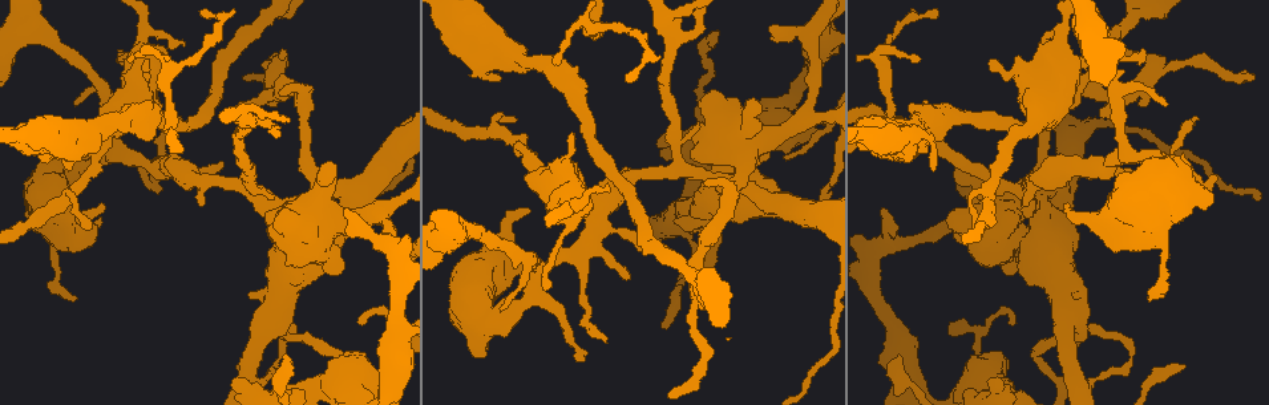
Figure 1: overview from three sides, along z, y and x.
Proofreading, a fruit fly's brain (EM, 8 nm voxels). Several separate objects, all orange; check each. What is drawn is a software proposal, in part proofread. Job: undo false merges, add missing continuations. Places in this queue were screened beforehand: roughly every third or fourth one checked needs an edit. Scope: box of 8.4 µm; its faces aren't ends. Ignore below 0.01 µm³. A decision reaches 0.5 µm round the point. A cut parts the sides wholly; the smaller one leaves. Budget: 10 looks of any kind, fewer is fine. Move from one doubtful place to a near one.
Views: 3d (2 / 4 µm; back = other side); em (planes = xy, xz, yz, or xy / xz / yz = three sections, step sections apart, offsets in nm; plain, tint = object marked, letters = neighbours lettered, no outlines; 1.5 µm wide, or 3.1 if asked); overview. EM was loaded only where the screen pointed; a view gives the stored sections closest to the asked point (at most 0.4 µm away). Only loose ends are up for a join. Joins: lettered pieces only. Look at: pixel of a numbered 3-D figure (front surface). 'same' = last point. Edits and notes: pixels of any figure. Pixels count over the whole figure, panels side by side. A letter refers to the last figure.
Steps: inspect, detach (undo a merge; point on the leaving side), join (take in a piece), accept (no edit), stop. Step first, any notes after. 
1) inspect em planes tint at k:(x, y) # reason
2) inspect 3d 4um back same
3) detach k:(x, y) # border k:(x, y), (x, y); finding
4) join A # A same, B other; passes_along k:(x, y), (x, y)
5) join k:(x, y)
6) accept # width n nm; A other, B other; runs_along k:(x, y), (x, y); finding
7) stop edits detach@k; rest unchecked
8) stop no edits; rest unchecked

inspect em xz step 8 tint at 1:(771, 28) # free end

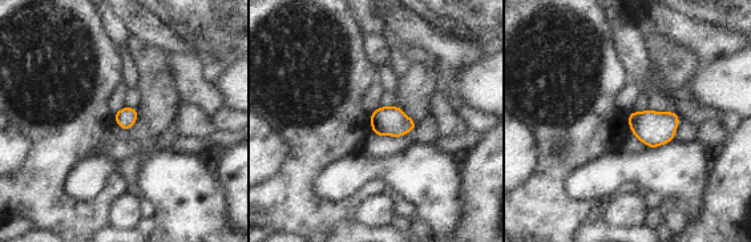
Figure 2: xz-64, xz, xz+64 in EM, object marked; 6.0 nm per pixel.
inspect em planes tint same

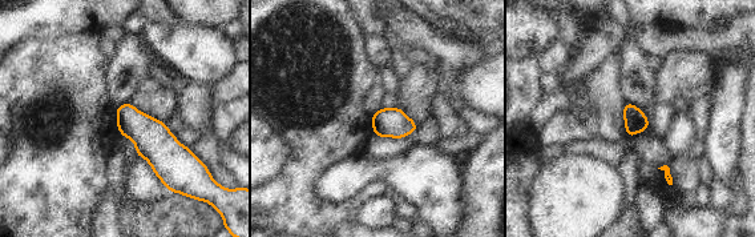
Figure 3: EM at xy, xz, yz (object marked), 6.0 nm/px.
inspect em planes letters same # see the neighbours

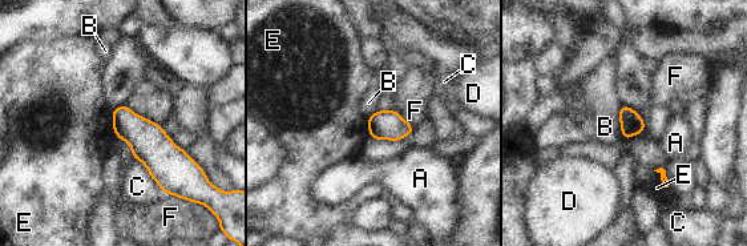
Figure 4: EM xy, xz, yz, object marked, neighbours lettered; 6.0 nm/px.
accept # A other, B other, C other, D other, E other, F other; border 4:(110, 111), (116, 136); none of them fits

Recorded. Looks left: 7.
inspect em xz step 8 tint at 1:(289, 18) # free end

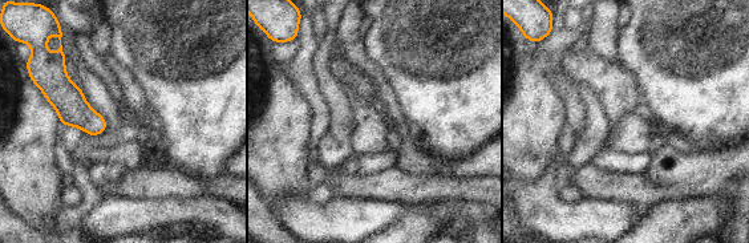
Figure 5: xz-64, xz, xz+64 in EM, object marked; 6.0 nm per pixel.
inspect em planes letters same

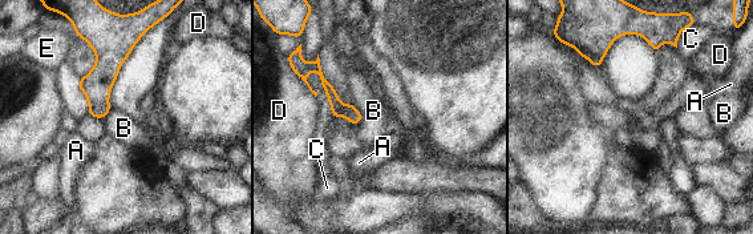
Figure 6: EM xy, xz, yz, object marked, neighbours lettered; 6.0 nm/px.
accept # A other, B other, C other, D other, E other; runs_along 6:(295, 65), (312, 67), (357, 118); no lettered piece goes on from it

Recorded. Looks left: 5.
inspect 3d 2um at 1:(698, 121)

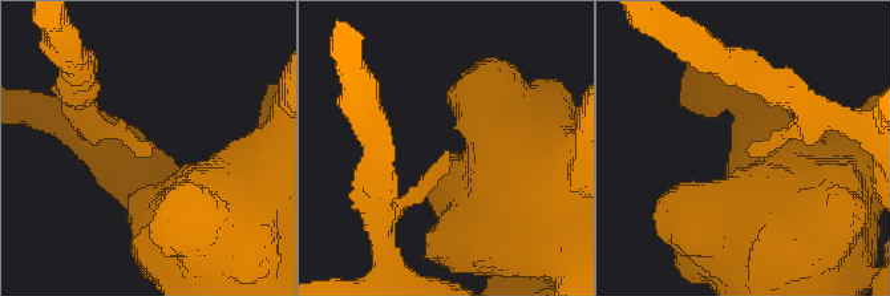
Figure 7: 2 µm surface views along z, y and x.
inspect em xy step 8 tint at 7:(154, 145) # shape alone is not enough

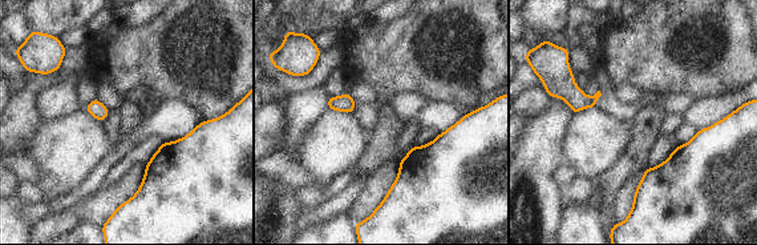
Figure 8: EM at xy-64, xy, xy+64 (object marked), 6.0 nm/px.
inspect em planes letters same # cut it another way

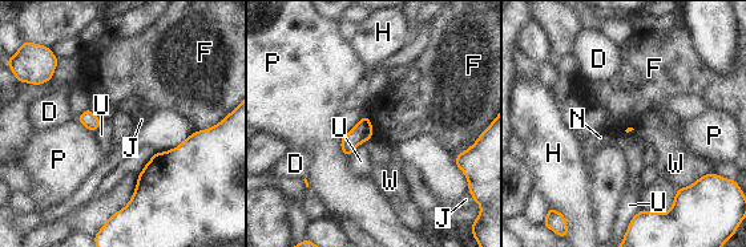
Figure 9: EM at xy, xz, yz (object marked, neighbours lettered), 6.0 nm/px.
accept # D other, F other, H other, J other, N other, P other, U other, W other; no lettered piece goes on from it

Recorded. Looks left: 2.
inspect em xy step 4 tint at 1:(74, 296) # tapers out

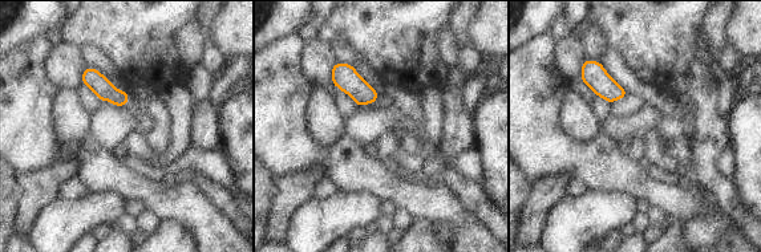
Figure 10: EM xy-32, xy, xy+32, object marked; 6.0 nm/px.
inspect em xy step 4 letters same # see the neighbours

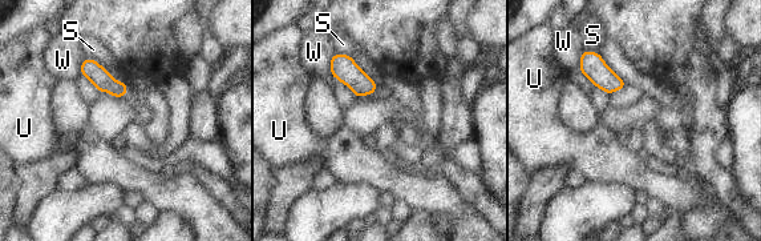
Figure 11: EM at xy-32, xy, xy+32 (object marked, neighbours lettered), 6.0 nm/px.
accept # width 100 nm; S other, U other, W other; border 11:(85, 56), (122, 81); none of them fits

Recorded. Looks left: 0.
stop no edits; rest unchecked

